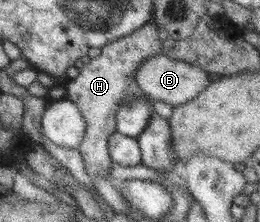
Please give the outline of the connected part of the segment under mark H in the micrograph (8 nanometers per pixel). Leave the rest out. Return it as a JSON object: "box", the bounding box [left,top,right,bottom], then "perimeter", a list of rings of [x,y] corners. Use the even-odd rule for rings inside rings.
{"box":[64,20,164,179],"perimeter":[[[149,20],[127,36],[105,44],[100,48],[100,54],[83,64],[75,79],[71,79],[66,86],[64,98],[75,104],[86,122],[84,138],[77,150],[91,179],[94,176],[108,178],[112,161],[108,153],[108,141],[110,134],[116,130],[115,113],[120,105],[131,100],[152,102],[136,86],[135,73],[144,60],[164,51],[162,40],[157,37],[157,30],[158,26]]]}

